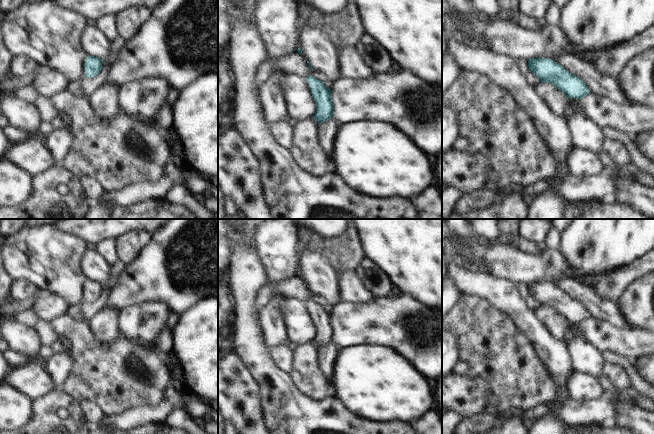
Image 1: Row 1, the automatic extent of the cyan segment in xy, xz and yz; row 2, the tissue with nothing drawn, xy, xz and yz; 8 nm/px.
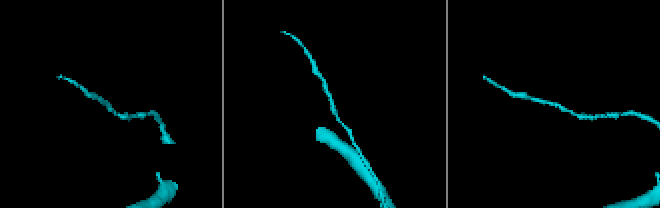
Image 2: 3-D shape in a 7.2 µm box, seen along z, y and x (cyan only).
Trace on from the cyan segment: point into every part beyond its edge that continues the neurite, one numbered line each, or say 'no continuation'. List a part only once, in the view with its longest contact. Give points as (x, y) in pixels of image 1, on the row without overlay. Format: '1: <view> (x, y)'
no continuation

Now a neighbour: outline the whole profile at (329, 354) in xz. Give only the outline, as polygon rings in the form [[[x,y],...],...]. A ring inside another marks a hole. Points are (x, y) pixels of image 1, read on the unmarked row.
[[[334,340],[320,348],[320,366],[327,375],[331,385],[334,385],[336,363],[344,347]]]

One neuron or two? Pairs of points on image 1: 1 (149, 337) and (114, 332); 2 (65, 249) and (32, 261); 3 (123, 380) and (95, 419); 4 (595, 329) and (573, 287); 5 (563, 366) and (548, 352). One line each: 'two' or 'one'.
1: two
2: one
3: two
4: two
5: one

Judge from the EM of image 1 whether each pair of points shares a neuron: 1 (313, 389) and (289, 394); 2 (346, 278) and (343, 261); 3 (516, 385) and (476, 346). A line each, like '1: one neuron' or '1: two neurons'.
1: two neurons
2: two neurons
3: one neuron

